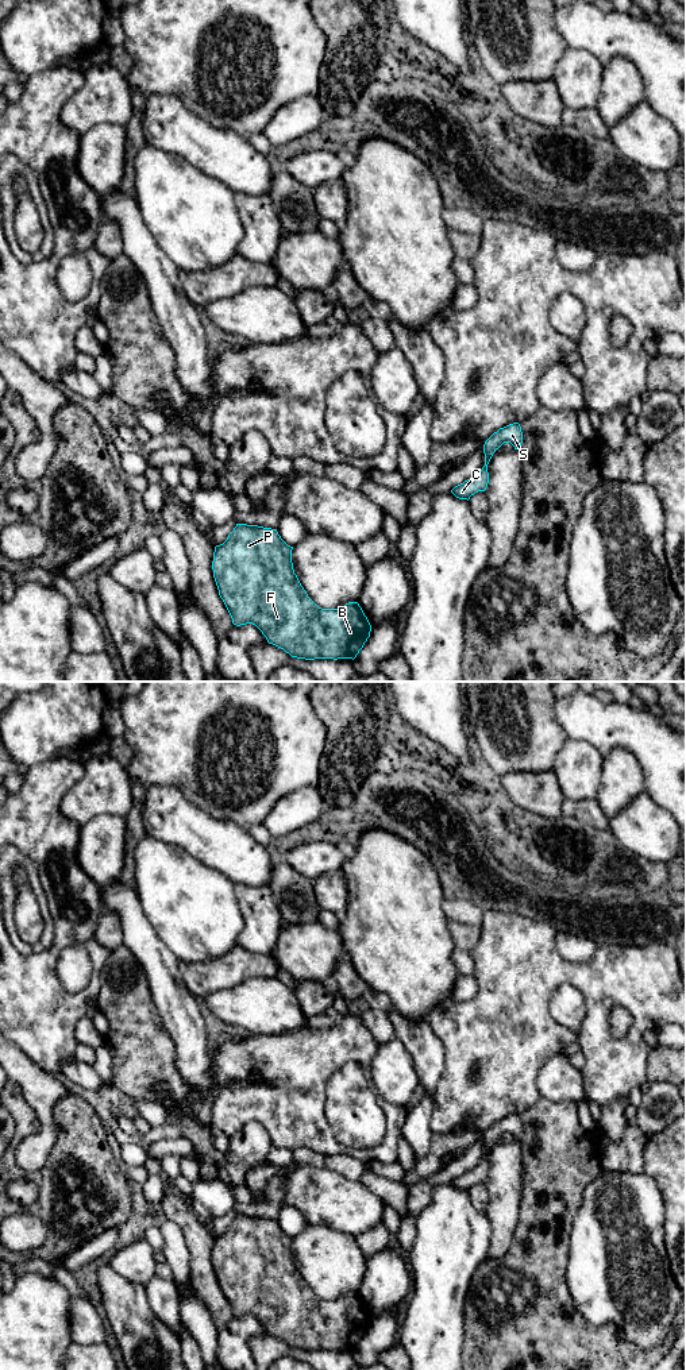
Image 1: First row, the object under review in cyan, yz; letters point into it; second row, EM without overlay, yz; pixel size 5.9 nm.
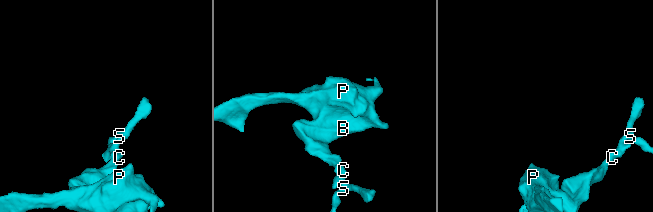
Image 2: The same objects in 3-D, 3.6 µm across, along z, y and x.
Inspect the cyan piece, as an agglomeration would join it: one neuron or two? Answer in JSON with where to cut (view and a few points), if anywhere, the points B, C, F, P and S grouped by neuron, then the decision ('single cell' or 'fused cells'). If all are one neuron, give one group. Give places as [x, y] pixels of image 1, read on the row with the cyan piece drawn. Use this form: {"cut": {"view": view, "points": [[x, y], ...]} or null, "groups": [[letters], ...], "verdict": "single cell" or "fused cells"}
{"cut": null, "groups": [["B", "C", "F", "P", "S"]], "verdict": "single cell"}

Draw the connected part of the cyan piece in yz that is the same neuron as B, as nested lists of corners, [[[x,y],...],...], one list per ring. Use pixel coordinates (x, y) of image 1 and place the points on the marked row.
[[[236,524],[227,540],[215,547],[213,578],[232,624],[253,624],[292,657],[355,659],[370,637],[371,625],[358,602],[321,609],[307,594],[293,570],[292,549],[277,529]]]

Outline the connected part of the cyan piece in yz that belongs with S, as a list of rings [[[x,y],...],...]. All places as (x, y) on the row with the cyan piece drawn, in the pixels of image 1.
[[[519,422],[509,424],[494,432],[483,444],[485,466],[478,471],[478,474],[465,481],[463,483],[455,486],[451,493],[459,499],[470,499],[478,491],[485,491],[489,483],[487,464],[493,454],[504,444],[510,443],[514,449],[520,449],[523,443],[523,432]]]

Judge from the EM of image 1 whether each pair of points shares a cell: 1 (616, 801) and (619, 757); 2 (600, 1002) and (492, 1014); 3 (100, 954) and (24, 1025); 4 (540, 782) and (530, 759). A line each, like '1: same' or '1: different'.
1: same
2: same
3: same
4: different

